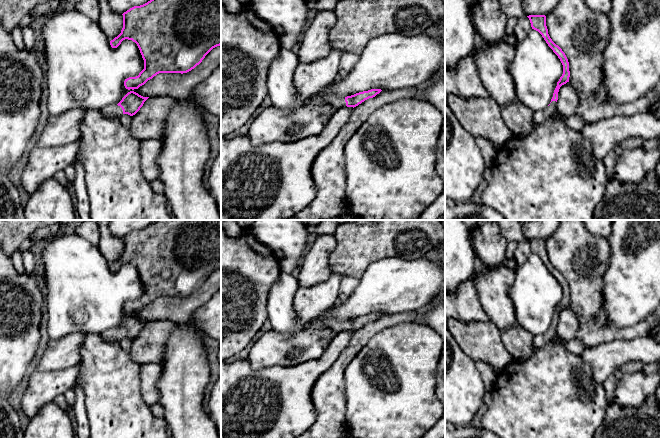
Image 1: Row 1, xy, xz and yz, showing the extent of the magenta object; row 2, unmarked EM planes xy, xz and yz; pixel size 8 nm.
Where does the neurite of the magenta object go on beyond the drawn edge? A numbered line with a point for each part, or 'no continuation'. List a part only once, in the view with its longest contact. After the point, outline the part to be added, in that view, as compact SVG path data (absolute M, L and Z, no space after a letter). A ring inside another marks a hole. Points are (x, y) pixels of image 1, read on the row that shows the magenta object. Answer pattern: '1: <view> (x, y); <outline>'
1: xy (116, 111); M117 104L110 105L101 109L101 113L106 117L120 118L123 115L123 110Z

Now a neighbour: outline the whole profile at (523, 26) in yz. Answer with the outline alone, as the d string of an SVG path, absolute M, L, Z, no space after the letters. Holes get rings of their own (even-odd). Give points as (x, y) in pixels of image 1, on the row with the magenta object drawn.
M527 16L519 18L514 30L517 43L522 41L531 29L531 23Z

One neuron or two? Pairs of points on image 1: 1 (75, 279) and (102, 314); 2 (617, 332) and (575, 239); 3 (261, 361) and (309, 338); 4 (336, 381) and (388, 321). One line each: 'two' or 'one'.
1: one
2: one
3: one
4: one

